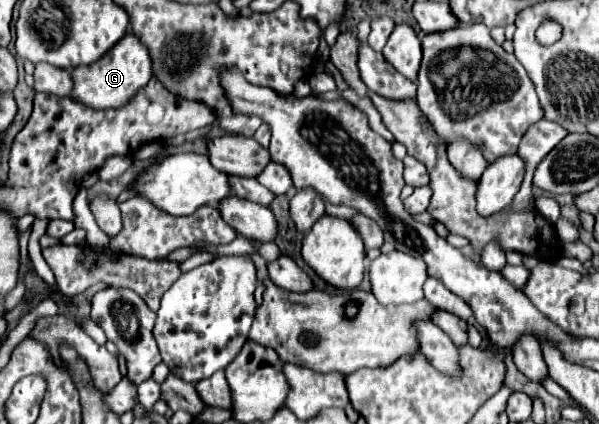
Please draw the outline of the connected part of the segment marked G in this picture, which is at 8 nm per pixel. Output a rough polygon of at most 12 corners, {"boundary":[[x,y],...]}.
{"boundary":[[132,32],[100,62],[72,68],[70,98],[92,110],[126,106],[152,78]]}

